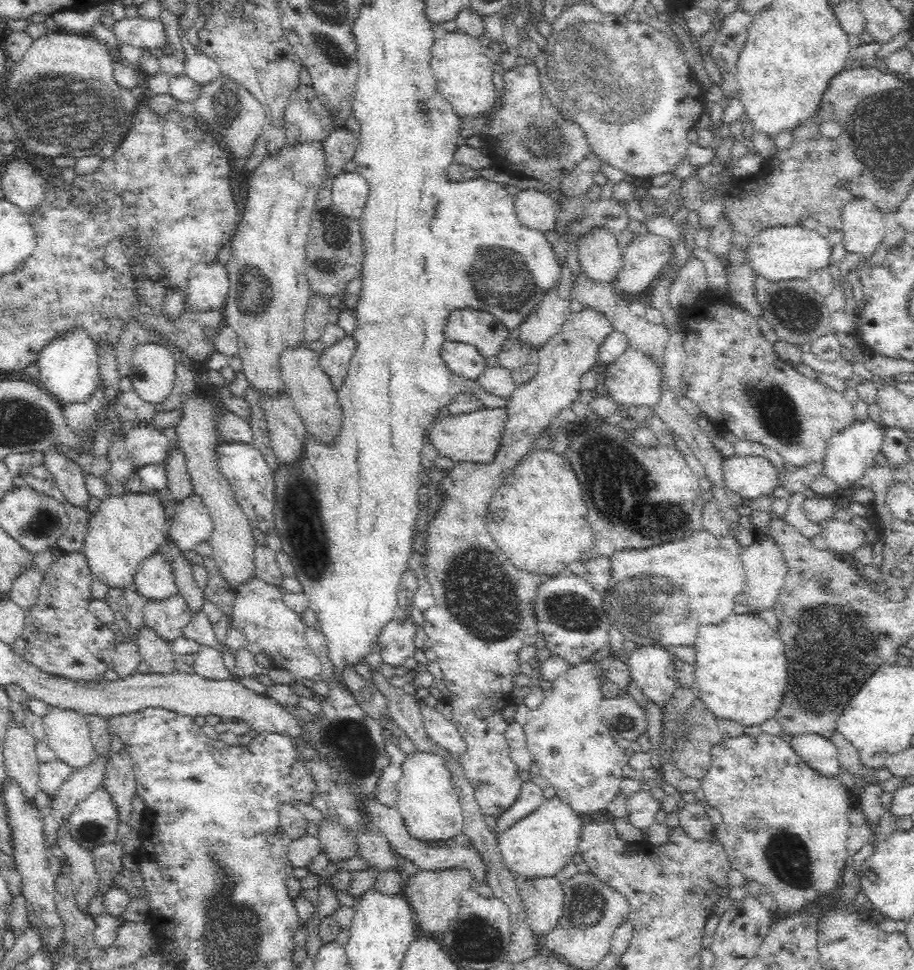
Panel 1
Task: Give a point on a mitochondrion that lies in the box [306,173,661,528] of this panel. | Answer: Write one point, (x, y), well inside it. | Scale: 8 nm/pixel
(509, 285)

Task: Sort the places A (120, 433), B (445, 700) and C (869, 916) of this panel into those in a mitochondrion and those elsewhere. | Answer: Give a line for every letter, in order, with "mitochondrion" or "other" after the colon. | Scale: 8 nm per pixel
A: other
B: other
C: other

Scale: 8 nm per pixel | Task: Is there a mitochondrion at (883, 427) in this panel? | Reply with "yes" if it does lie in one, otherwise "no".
no

